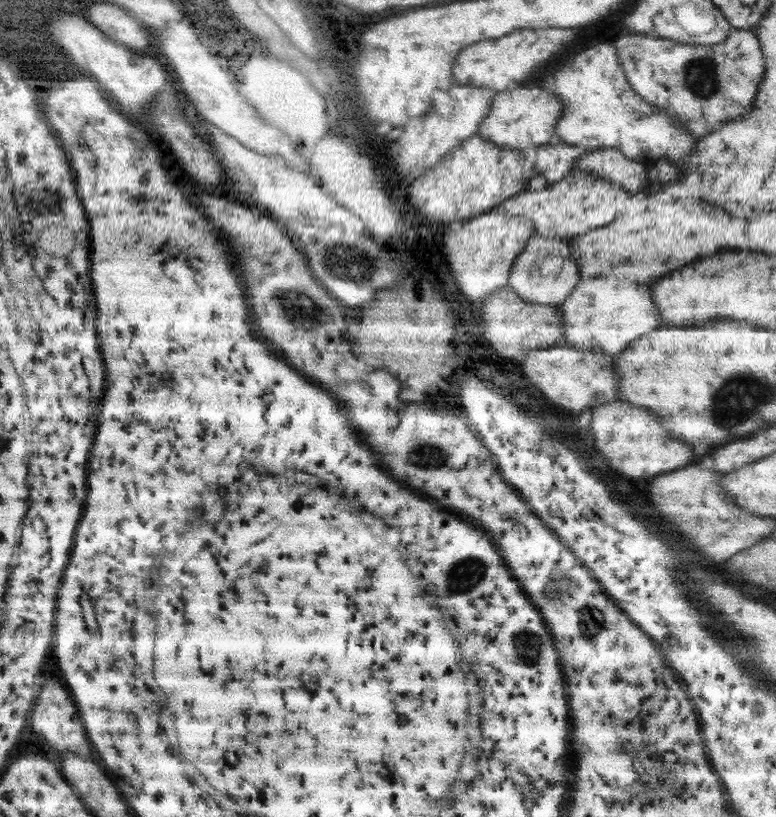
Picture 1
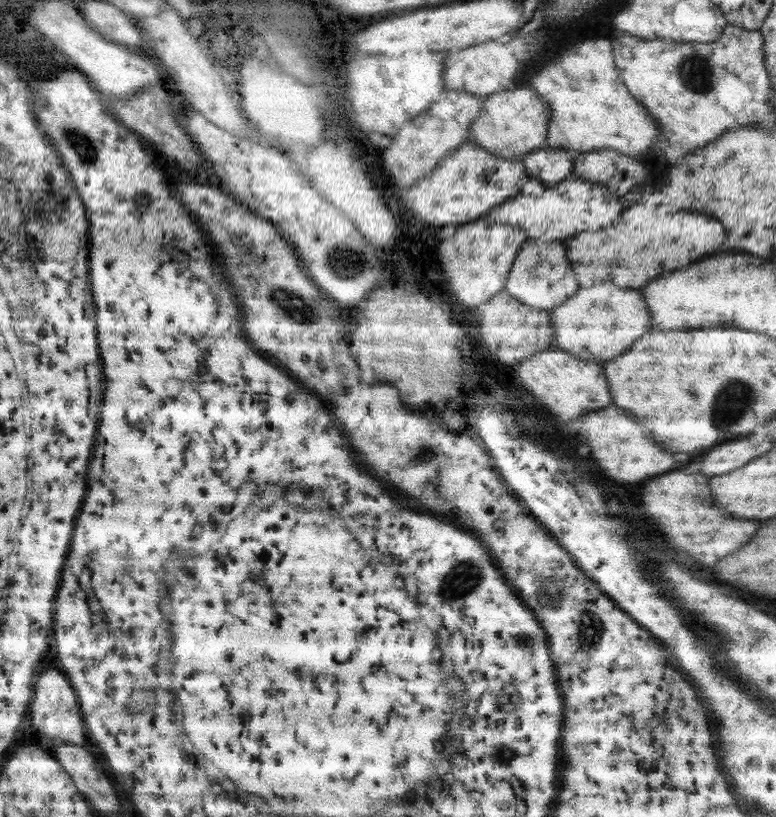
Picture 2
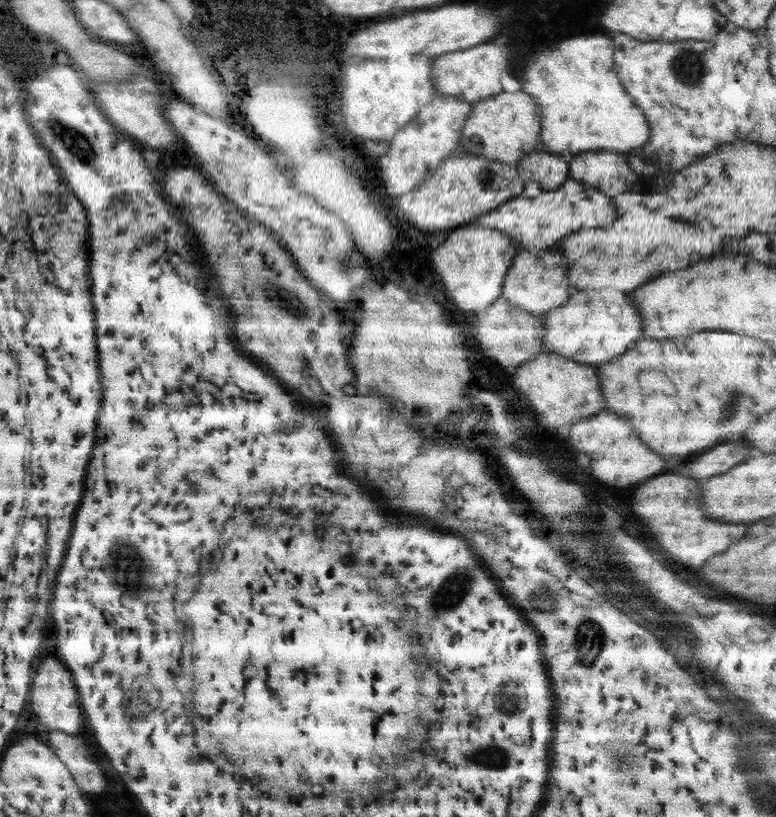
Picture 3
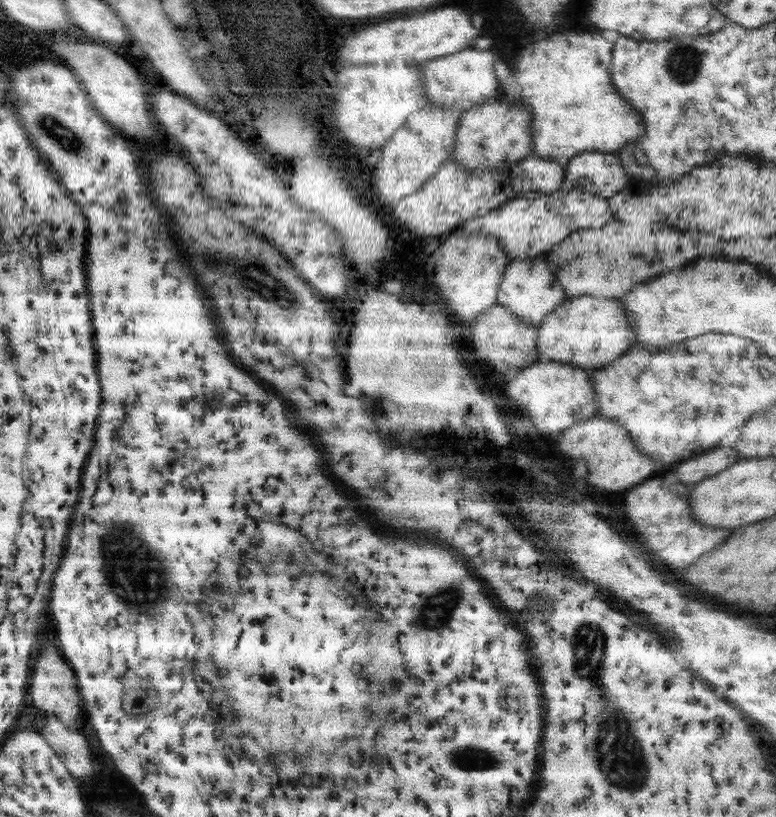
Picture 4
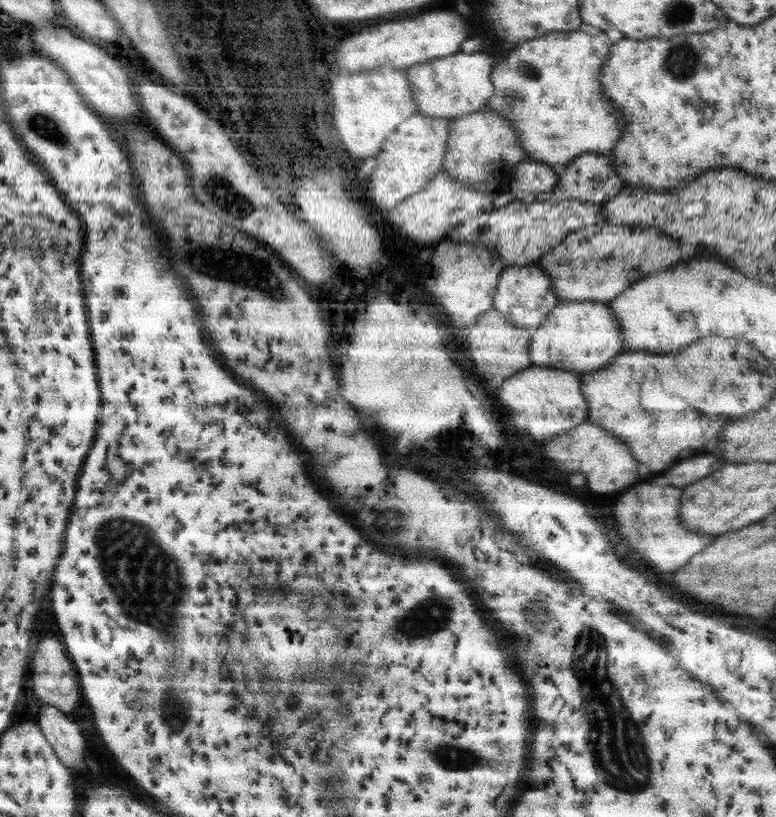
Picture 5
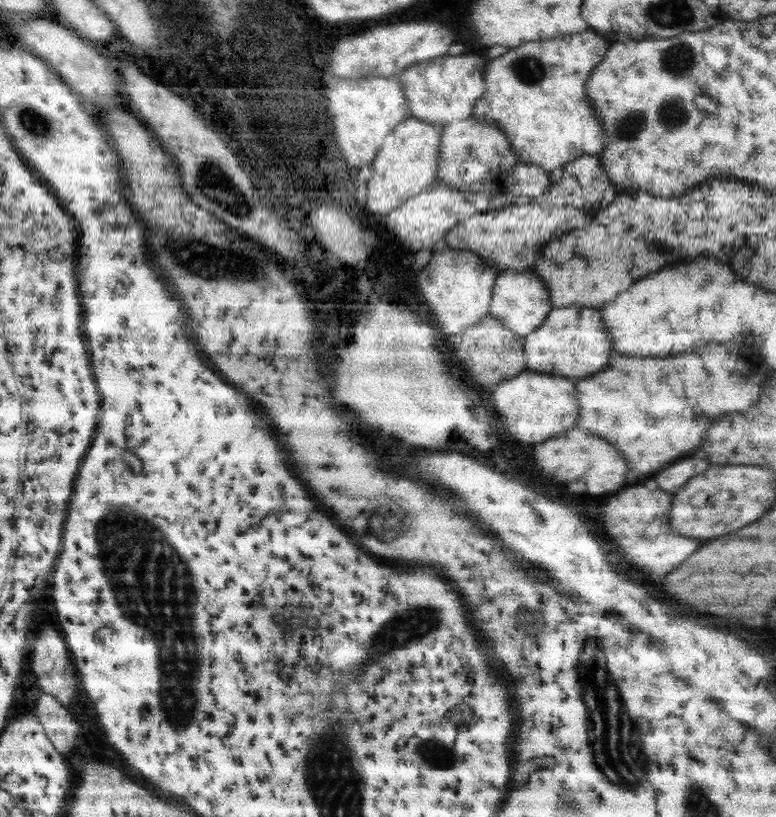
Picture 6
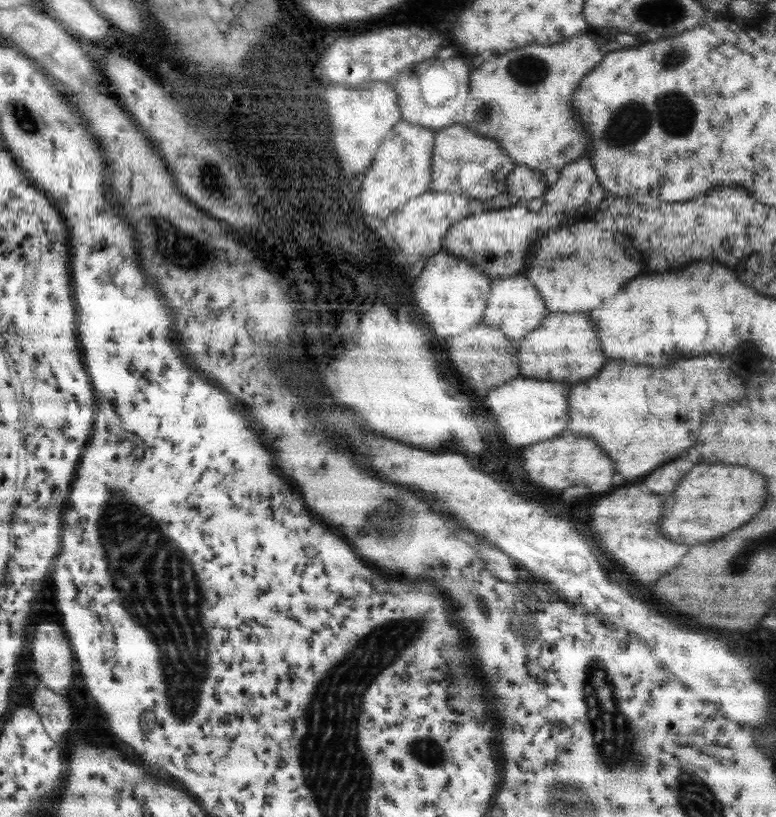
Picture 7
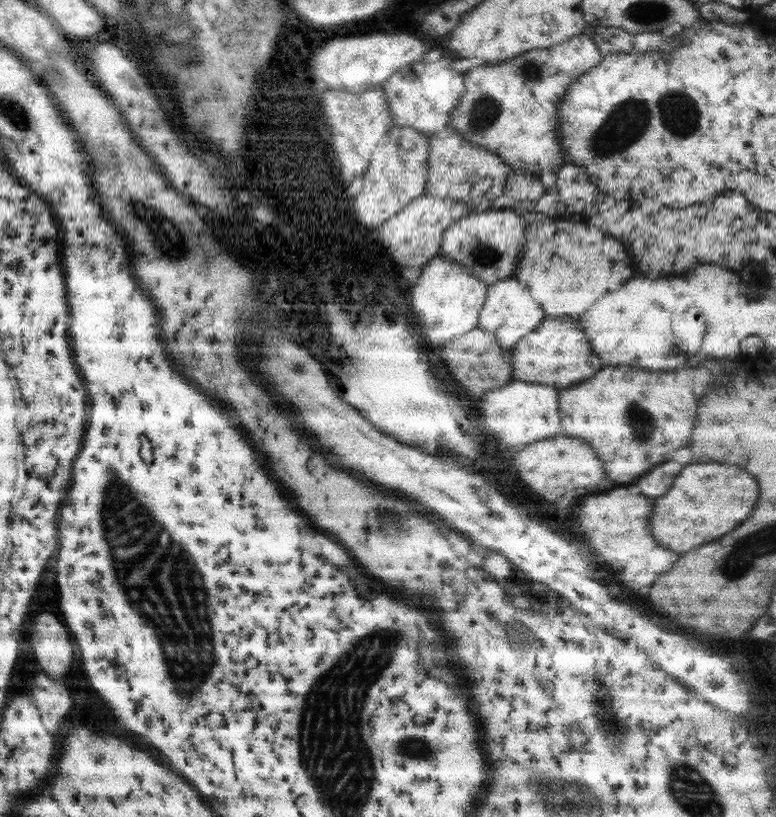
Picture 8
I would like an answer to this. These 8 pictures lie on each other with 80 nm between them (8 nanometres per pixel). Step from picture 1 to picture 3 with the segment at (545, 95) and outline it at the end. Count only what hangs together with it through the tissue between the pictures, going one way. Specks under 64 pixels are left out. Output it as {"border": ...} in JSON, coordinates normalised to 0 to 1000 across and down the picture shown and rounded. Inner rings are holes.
{"border":[[[671,110],[646,111],[607,129],[606,138],[597,151],[590,184],[604,187],[604,191],[660,203],[678,188],[692,184],[696,176],[696,137],[692,126],[682,116]]]}

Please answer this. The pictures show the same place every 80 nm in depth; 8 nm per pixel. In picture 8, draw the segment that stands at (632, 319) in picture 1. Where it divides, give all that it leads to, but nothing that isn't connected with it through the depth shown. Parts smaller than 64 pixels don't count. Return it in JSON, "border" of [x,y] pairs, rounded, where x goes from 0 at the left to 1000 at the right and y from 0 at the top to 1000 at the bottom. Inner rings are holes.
{"border":[[[702,387],[702,392],[698,392],[687,406],[674,411],[674,416],[669,416],[661,424],[661,436],[657,441],[661,464],[727,476],[760,463],[777,446],[771,436],[759,428],[760,421],[756,416],[746,397],[733,387],[720,389]]]}

